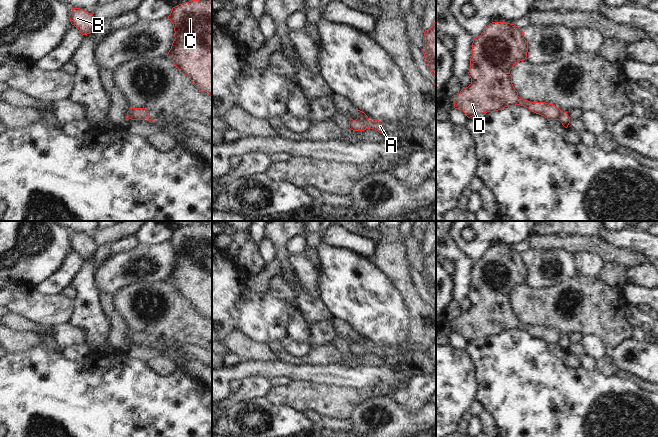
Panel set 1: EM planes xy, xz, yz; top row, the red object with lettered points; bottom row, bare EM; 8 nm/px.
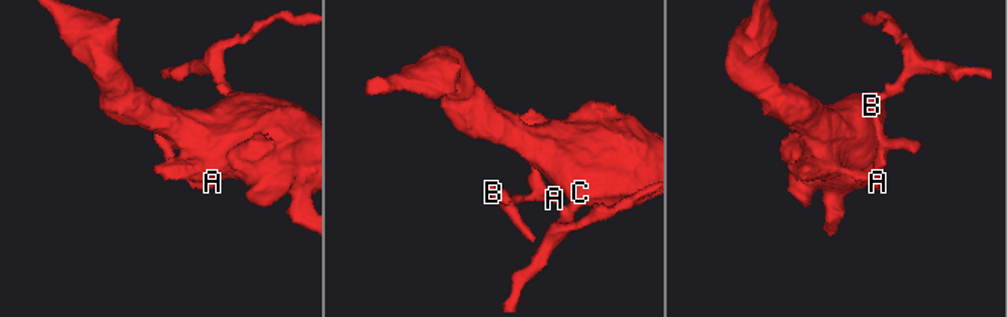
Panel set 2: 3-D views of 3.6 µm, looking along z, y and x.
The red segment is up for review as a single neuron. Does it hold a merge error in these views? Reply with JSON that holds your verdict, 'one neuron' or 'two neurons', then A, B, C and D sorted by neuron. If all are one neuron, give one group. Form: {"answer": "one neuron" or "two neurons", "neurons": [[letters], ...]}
{"answer": "two neurons", "neurons": [["A", "B"], ["C", "D"]]}

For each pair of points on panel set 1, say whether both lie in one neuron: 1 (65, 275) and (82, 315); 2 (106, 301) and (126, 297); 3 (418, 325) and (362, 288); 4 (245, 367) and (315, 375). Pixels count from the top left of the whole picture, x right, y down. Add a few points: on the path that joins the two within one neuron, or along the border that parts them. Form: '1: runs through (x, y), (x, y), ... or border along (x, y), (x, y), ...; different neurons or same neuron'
1: border along (80, 264), (69, 285); different neurons
2: border along (112, 296), (113, 307), (123, 321); different neurons
3: border along (401, 296), (408, 315), (408, 334), (405, 341); different neurons
4: runs through (262, 369), (281, 369), (298, 372); same neuron

